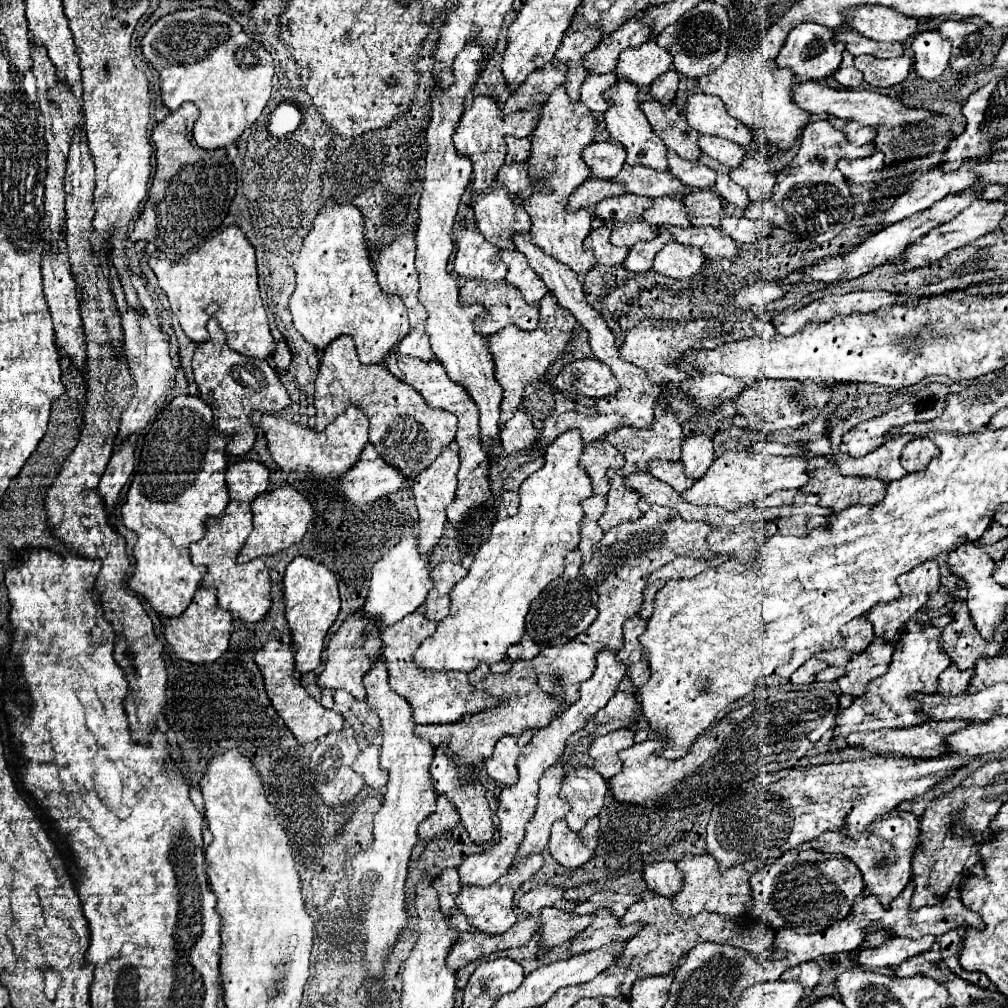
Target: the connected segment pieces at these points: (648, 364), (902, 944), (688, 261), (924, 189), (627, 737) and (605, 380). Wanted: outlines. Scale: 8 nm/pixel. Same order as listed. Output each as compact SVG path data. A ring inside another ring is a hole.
M698 318L698 320L688 320L688 322L678 322L678 320L644 320L632 330L626 332L626 338L622 342L620 358L638 366L638 368L658 368L658 370L648 370L648 378L654 384L660 382L670 382L670 362L668 360L680 360L680 354L688 348L696 346L718 346L722 334L722 322L720 320L708 320L708 318ZM660 322L660 326L656 326Z
M922 936L918 940L908 940L908 938L890 938L878 948L860 948L858 952L850 952L850 960L866 966L866 968L888 968L888 966L898 966L904 960L930 950L930 946L936 942L934 936Z
M668 242L654 256L654 270L670 278L690 278L704 264L704 254L696 246Z
M968 160L968 164L964 164L964 168L960 172L936 172L936 170L926 170L922 172L920 178L912 180L904 194L900 194L892 208L884 214L884 218L880 220L882 226L888 226L892 222L898 222L906 216L916 214L918 210L926 210L928 206L932 206L934 202L942 200L948 194L954 192L962 192L966 188L970 188L972 184L972 168L976 166L976 162L982 160Z
M628 728L614 730L606 736L600 736L590 746L590 758L592 768L604 778L610 780L614 774L622 770L622 762L618 758L618 752L624 748L630 748L634 744L634 732Z
M596 358L576 360L562 368L556 376L556 386L568 394L582 394L590 398L612 396L618 388L616 378L612 376L606 364L600 364Z

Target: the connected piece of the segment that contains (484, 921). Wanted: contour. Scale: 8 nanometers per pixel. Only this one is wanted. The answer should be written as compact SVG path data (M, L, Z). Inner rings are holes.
M530 856L526 862L522 862L520 866L516 866L514 870L510 870L506 876L502 876L500 880L496 880L492 886L488 888L476 888L476 886L462 886L462 892L456 896L456 906L468 916L468 922L478 930L484 932L488 936L496 936L496 934L504 934L508 928L512 928L516 924L516 914L512 908L512 900L516 890L532 876L540 870L544 862L544 856Z

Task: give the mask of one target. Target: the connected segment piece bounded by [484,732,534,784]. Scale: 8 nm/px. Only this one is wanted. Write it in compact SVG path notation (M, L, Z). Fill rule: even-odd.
M524 732L520 738L516 736L500 738L494 748L494 754L490 756L490 760L486 760L488 764L484 764L488 776L498 784L514 784L518 780L516 756L532 740L532 736L534 732Z

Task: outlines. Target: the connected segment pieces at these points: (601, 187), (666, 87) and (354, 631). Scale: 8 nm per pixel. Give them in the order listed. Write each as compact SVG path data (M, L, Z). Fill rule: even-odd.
M588 178L584 184L580 184L580 188L576 188L574 194L570 194L566 208L568 208L568 212L576 212L580 208L590 210L596 202L600 202L604 198L620 196L622 192L624 192L624 188L620 188L620 184L616 184L612 180Z
M670 70L666 74L662 74L660 78L656 78L650 88L648 88L648 94L660 102L664 108L670 108L674 104L674 98L676 98L676 88L678 88L678 72L676 70Z
M356 612L352 616L348 616L348 620L340 626L340 630L330 638L328 646L326 646L326 662L324 662L324 670L318 676L318 686L322 690L346 690L350 692L356 700L364 700L366 692L364 692L364 684L362 678L368 674L368 670L372 668L372 658L380 652L382 642L378 640L378 630L372 630L368 636L362 634L364 624L368 624L368 618L364 618L362 612Z

